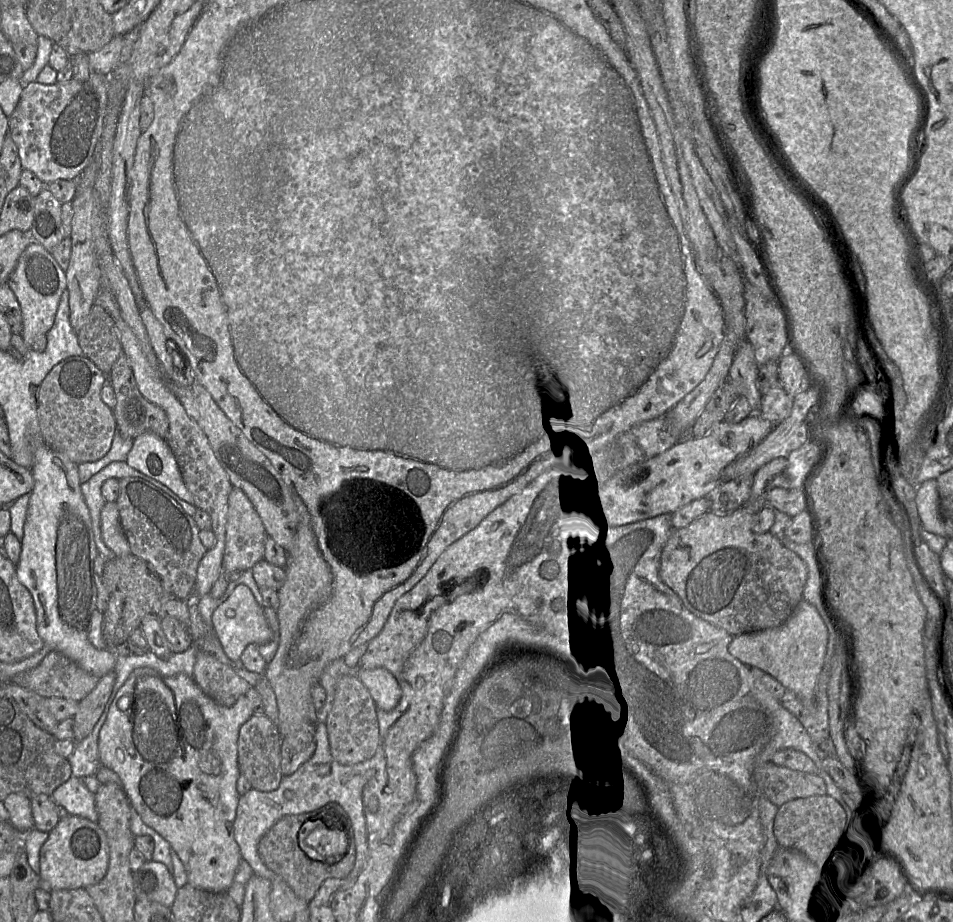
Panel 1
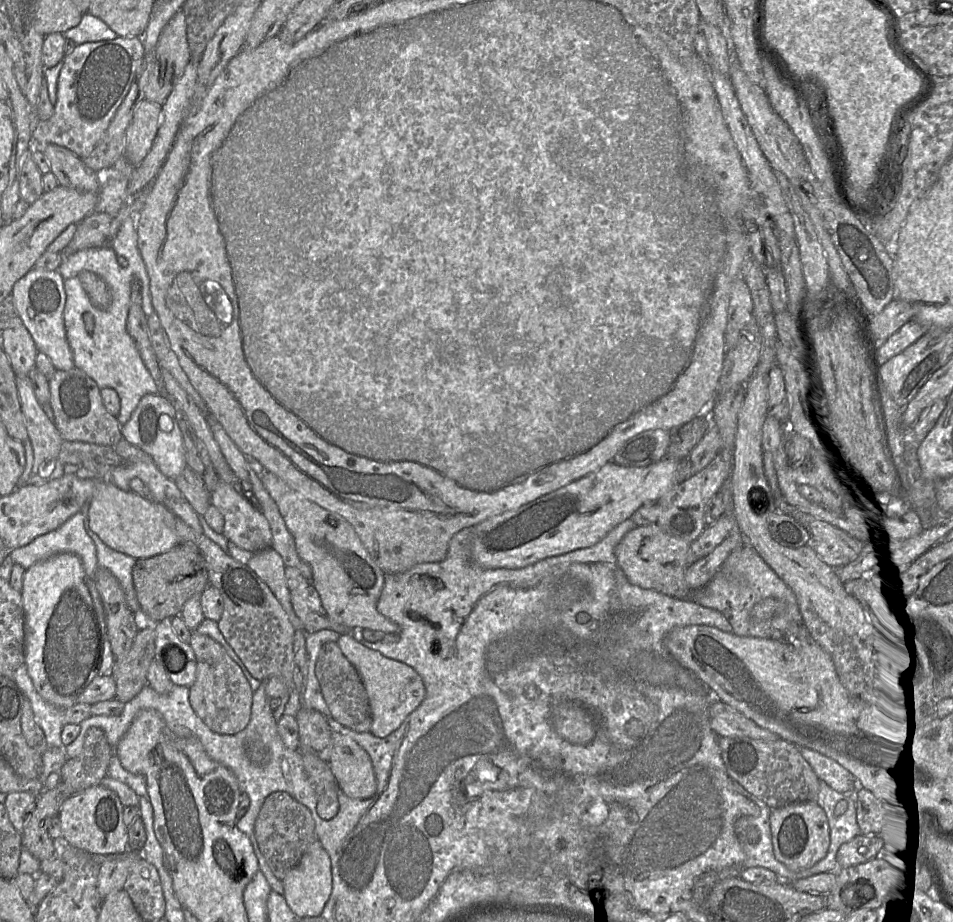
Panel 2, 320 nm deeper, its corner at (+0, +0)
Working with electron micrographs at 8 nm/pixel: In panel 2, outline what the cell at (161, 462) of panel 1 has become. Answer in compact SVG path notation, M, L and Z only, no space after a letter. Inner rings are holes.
M163 393L146 394L130 419L122 426L122 436L148 454L166 477L176 480L187 466L186 451L171 398Z

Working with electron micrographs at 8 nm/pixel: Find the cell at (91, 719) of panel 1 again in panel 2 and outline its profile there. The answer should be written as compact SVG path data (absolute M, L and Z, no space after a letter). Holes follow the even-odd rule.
M145 628L137 632L130 651L120 658L115 658L111 676L115 680L115 700L127 703L134 698L147 684L147 672L150 664L155 660L155 631Z

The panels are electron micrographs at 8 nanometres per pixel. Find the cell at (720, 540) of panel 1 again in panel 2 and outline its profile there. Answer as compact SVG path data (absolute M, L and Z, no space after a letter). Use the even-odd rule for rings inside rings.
M658 524L636 526L616 547L617 565L627 580L635 586L681 600L692 600L695 589L685 582L685 572L690 565L691 543L667 534Z

